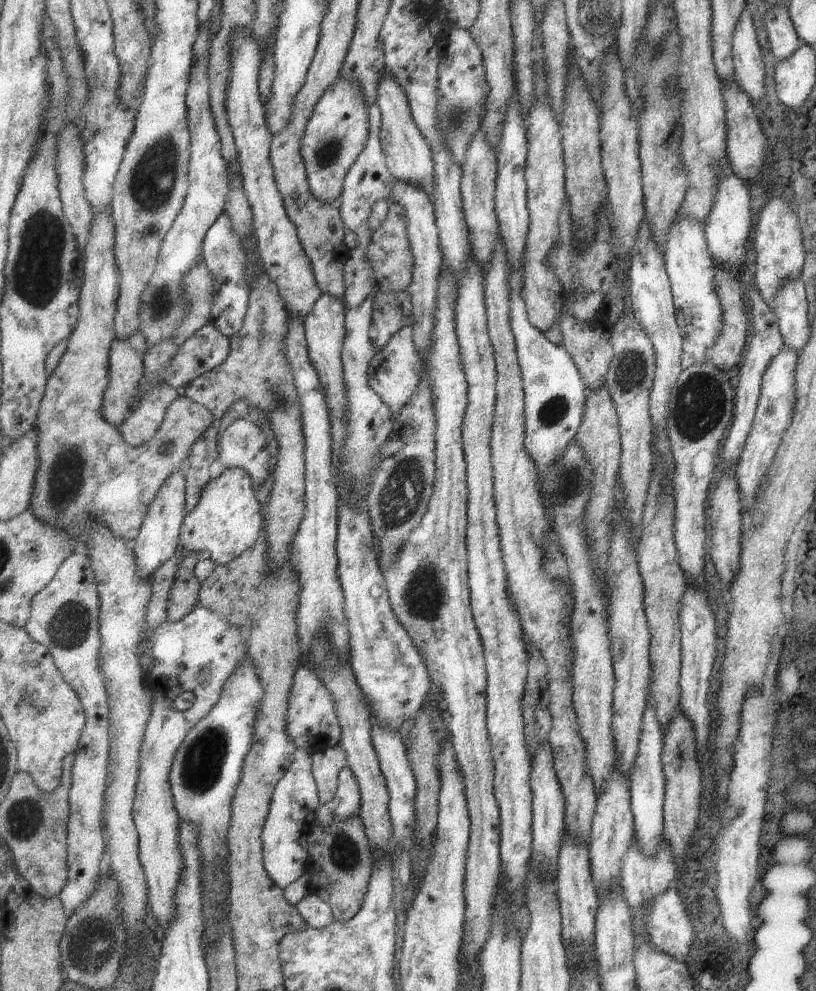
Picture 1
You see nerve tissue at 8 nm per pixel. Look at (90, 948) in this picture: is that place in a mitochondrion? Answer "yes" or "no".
yes

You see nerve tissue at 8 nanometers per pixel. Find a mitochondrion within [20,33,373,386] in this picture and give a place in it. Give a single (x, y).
(153, 181)

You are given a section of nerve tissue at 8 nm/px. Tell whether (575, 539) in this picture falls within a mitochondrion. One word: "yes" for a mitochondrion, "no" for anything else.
no

